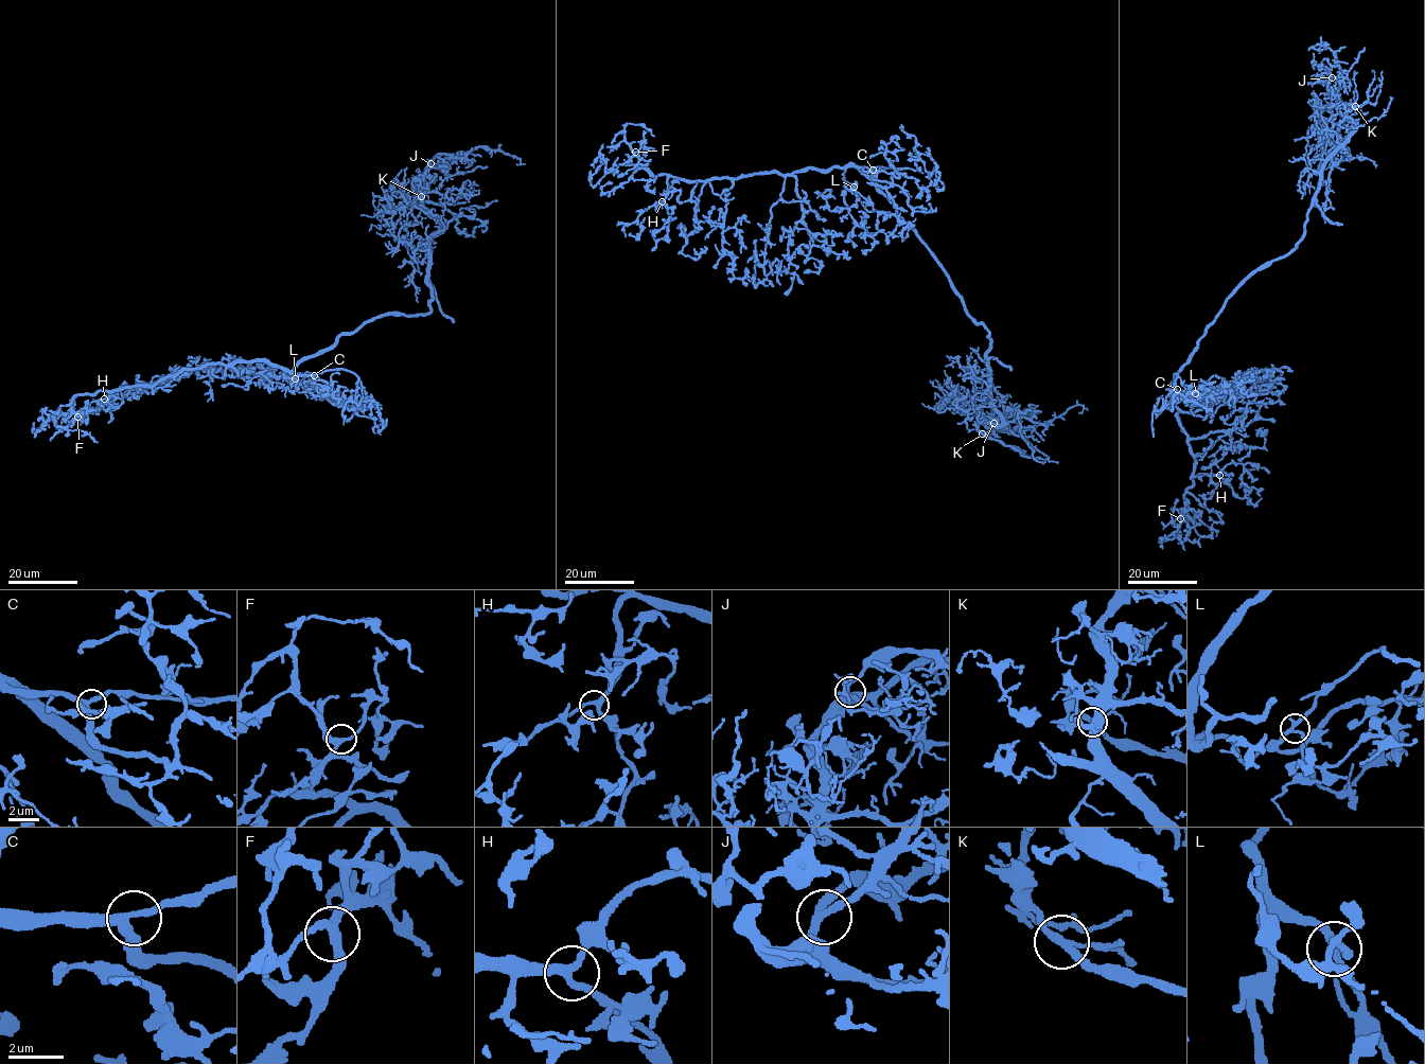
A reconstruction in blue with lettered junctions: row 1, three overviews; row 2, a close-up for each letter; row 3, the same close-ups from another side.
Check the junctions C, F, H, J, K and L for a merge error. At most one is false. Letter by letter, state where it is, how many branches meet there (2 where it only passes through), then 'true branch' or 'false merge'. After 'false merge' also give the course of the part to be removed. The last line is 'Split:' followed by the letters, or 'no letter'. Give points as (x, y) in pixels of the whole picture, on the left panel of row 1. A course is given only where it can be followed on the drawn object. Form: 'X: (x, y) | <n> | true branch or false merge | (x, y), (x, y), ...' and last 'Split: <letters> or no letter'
C: (314, 375) | 3 | true branch
F: (77, 417) | 3 | true branch
H: (104, 398) | 3 | true branch
J: (430, 163) | 3 | true branch
K: (421, 196) | 3 | true branch
L: (295, 378) | 3 | true branch
Split: no letter

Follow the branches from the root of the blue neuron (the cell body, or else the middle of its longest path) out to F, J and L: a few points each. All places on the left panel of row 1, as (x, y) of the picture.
F: (361, 327), (292, 370), (265, 361), (205, 364), (180, 369), (152, 385), (78, 393), (71, 404), (77, 417)
J: (361, 327), (388, 313), (408, 317), (430, 311), (429, 237), (441, 227), (422, 201), (422, 172), (430, 163)
L: (361, 327), (338, 337), (332, 346), (292, 370), (286, 369), (285, 378), (295, 378)

